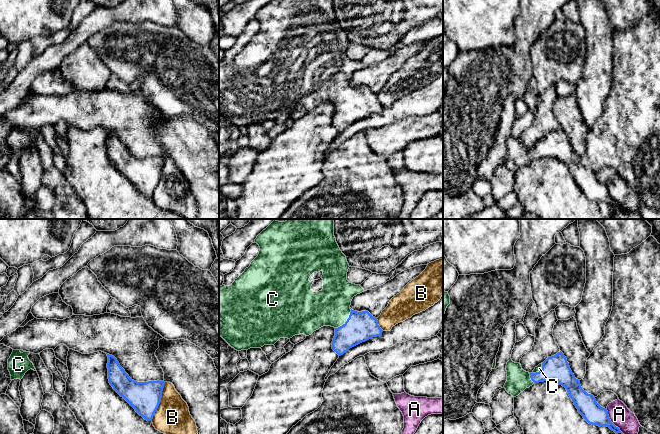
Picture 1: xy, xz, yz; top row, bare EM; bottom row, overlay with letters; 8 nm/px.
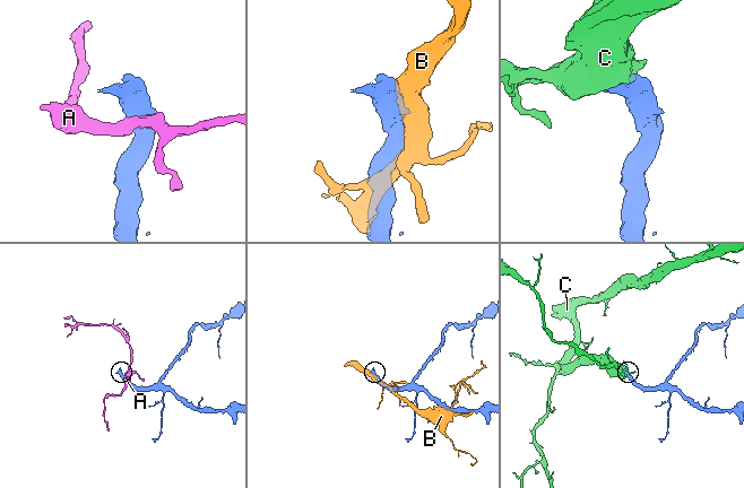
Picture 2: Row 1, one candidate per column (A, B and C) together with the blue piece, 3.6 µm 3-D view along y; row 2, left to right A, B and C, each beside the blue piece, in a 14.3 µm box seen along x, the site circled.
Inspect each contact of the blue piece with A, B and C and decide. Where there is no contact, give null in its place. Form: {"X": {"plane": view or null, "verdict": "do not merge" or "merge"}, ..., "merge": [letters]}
{"A": {"plane": "yz", "verdict": "do not merge"}, "B": {"plane": "xy", "verdict": "do not merge"}, "C": {"plane": "xz", "verdict": "merge"}, "merge": ["C"]}

